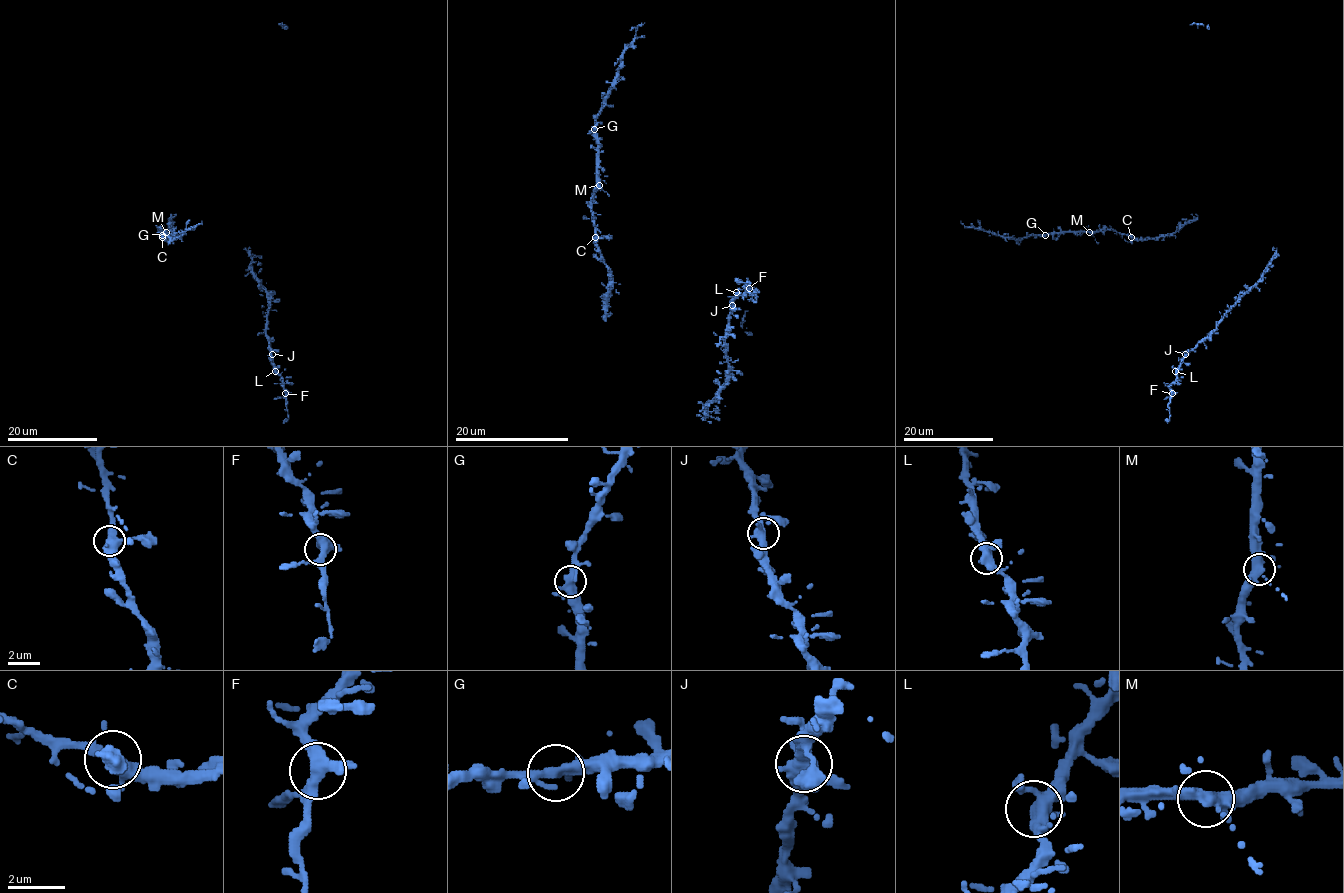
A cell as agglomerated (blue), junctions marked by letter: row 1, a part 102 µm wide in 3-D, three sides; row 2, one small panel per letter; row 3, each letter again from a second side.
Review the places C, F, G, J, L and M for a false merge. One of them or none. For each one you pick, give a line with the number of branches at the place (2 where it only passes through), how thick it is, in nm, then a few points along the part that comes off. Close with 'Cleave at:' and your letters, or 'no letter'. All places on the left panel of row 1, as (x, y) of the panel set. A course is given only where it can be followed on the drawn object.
Cleave at: no letter

